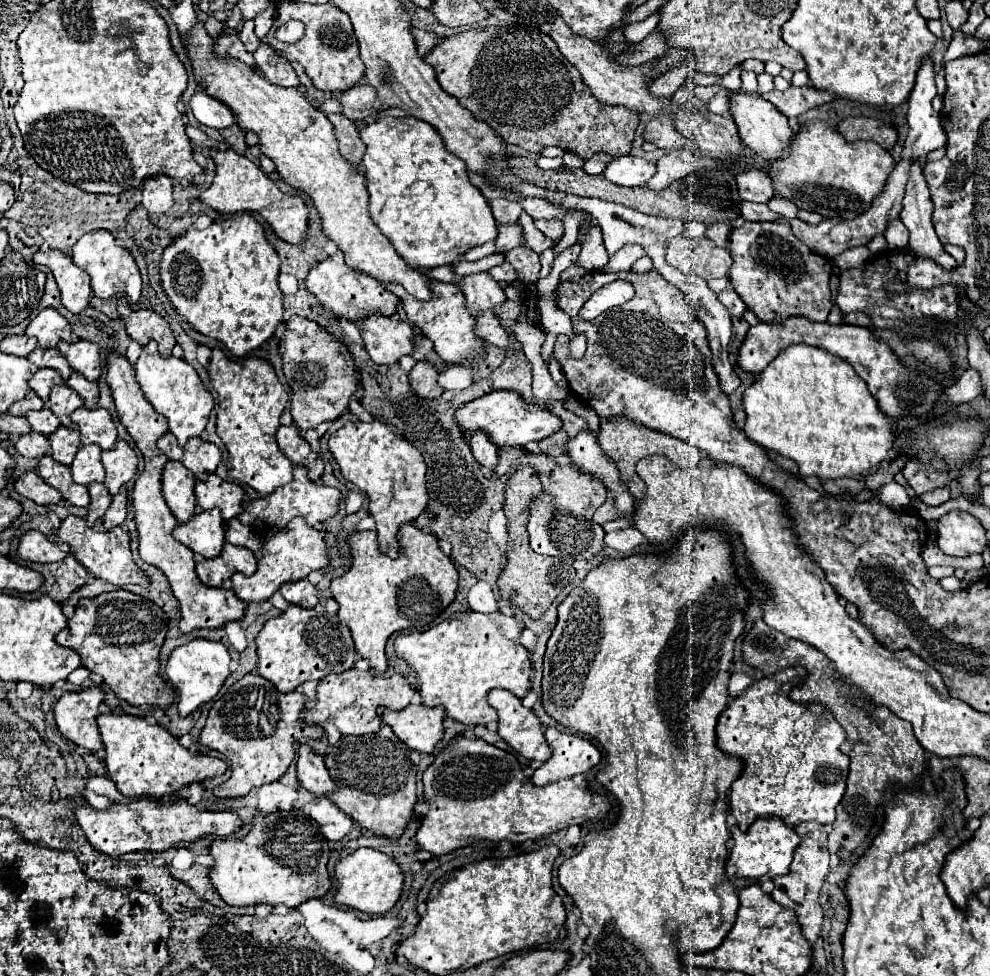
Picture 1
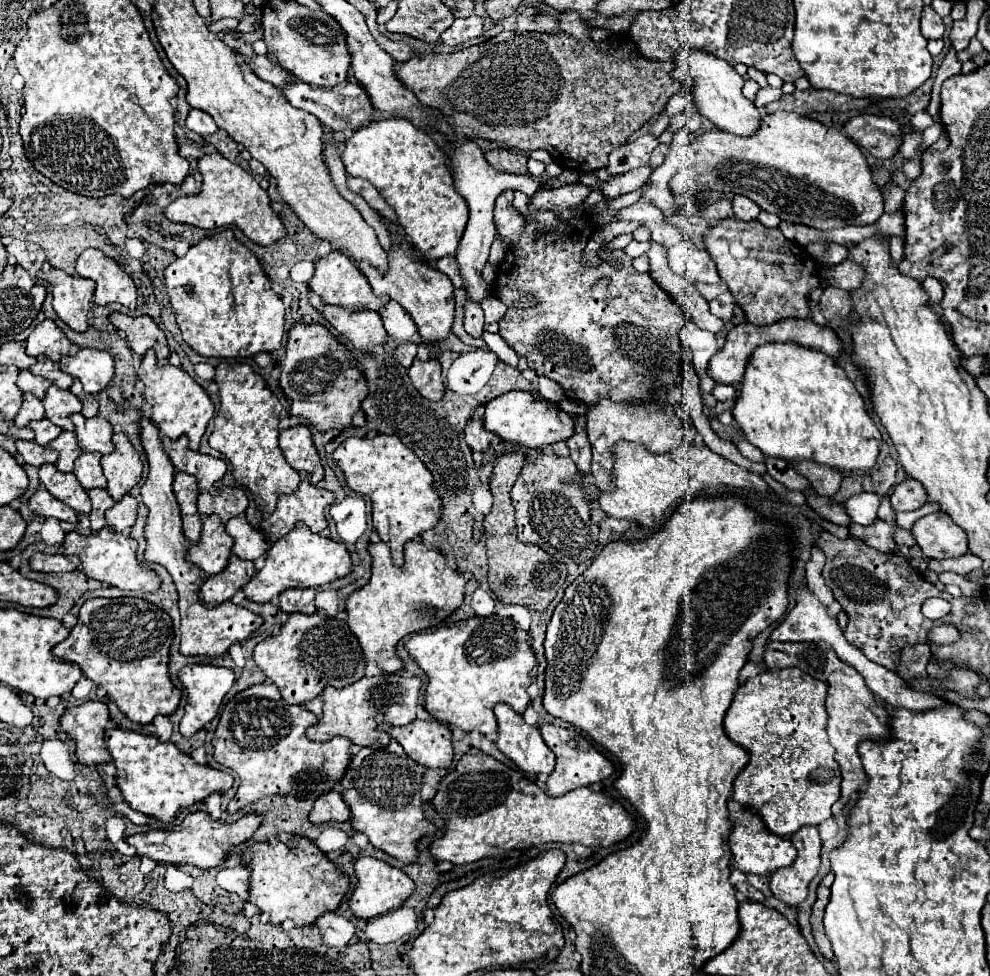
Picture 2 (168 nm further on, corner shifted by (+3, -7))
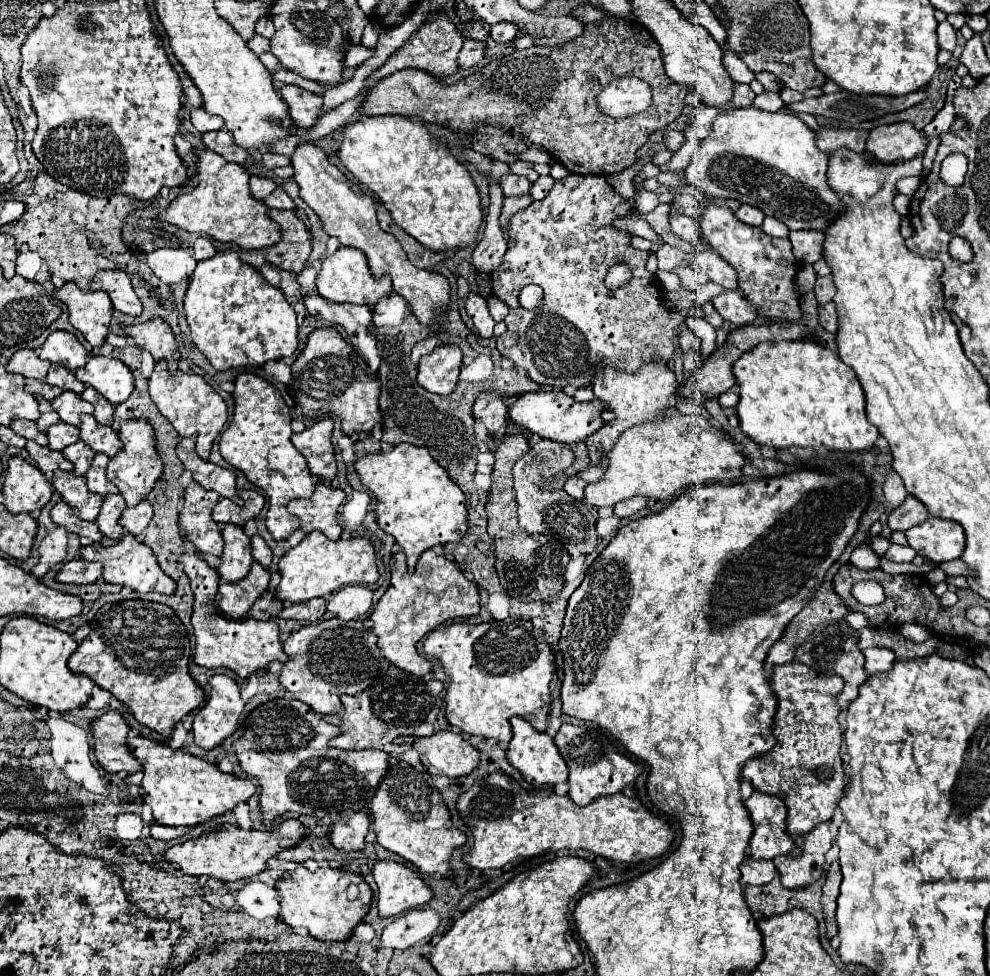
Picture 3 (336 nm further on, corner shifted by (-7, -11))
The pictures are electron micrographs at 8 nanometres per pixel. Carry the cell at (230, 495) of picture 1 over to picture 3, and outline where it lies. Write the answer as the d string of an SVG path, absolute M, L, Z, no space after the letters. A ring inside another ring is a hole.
M252 491L252 501L248 501L242 507L230 499L220 499L214 507L212 519L216 523L234 523L234 525L242 527L246 521L254 519L260 513L262 505L264 505L264 497L258 491Z

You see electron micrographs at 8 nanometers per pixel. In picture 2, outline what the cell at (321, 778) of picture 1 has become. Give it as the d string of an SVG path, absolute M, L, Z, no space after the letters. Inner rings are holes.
M326 793L314 801L314 809L310 811L310 823L344 823L350 821L350 807L338 793Z

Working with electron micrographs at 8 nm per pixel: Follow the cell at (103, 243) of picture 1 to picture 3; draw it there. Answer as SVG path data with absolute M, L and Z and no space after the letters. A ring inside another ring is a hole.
M112 269L112 271L98 271L96 277L92 279L92 291L108 291L112 299L112 307L128 313L128 315L140 315L142 313L142 303L132 287L132 281L128 273Z

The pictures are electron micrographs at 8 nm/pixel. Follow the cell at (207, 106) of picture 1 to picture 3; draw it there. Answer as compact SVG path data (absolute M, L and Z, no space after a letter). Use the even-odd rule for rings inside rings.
M194 109L192 111L192 125L198 133L208 133L208 131L220 131L224 127L222 117L210 115L204 109Z

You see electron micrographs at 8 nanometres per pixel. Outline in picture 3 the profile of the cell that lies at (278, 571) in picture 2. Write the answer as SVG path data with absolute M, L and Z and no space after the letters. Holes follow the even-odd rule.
M312 531L308 533L300 545L292 547L282 555L278 563L278 571L282 575L280 585L276 587L276 599L284 605L310 601L314 597L328 597L340 587L346 585L366 585L378 581L374 547L364 537L342 537L338 541L330 541L324 533Z

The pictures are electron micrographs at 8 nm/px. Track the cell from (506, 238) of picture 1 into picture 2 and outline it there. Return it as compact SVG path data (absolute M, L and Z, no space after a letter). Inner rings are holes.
M512 189L500 193L496 199L496 209L494 209L496 229L506 245L512 245L512 241L516 241L516 237L524 229L524 217L520 217L520 213L514 209L512 199L514 199Z

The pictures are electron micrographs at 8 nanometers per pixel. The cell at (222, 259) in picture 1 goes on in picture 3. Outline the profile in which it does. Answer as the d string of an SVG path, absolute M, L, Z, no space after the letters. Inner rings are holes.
M234 249L198 261L184 295L184 313L194 345L220 371L246 365L260 367L270 359L294 355L298 347L296 313L284 293L268 285L256 267L240 261Z

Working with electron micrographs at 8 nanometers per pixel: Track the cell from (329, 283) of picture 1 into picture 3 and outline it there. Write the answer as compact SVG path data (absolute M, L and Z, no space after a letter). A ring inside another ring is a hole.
M340 247L334 255L328 255L322 261L322 269L318 273L316 285L318 285L318 293L328 301L334 301L334 303L362 303L362 305L370 305L370 307L374 307L380 299L384 299L392 293L390 277L386 275L382 279L374 279L370 269L368 269L364 253L354 249L354 247Z

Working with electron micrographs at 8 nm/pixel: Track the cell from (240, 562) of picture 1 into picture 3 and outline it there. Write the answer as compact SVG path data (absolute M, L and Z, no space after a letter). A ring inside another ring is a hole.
M252 563L250 573L238 583L222 583L218 589L218 607L230 619L242 619L252 603L268 591L270 575L260 563Z

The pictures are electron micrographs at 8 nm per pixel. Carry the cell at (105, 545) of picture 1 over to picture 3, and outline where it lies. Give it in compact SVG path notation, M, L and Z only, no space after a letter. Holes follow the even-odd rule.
M126 533L124 539L120 539L116 545L110 547L102 547L102 545L86 545L80 549L82 559L86 561L100 561L104 565L102 571L102 579L106 583L118 583L118 585L126 585L138 593L148 593L148 591L160 591L160 593L174 593L176 591L176 581L172 577L168 577L160 565L156 563L156 557L152 553L152 549L144 543L140 543L134 535Z

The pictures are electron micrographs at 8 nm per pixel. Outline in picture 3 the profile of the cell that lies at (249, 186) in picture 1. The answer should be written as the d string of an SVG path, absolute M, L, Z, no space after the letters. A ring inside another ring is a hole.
M202 149L198 151L198 175L200 183L192 193L176 197L168 209L160 213L160 221L168 221L184 231L202 233L220 243L236 243L244 249L266 249L280 241L280 231L274 219L268 215L268 207L264 201L258 201L250 193L248 179L244 167L236 163L222 163L214 151Z

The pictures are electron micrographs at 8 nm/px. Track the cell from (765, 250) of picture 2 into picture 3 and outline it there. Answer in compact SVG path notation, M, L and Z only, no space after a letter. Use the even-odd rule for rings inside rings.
M712 203L700 217L702 233L708 243L718 251L718 255L736 269L738 289L742 295L756 307L758 315L770 321L800 321L800 295L796 291L794 275L800 269L800 263L792 255L790 239L778 239L762 233L760 227L750 227L726 207Z

